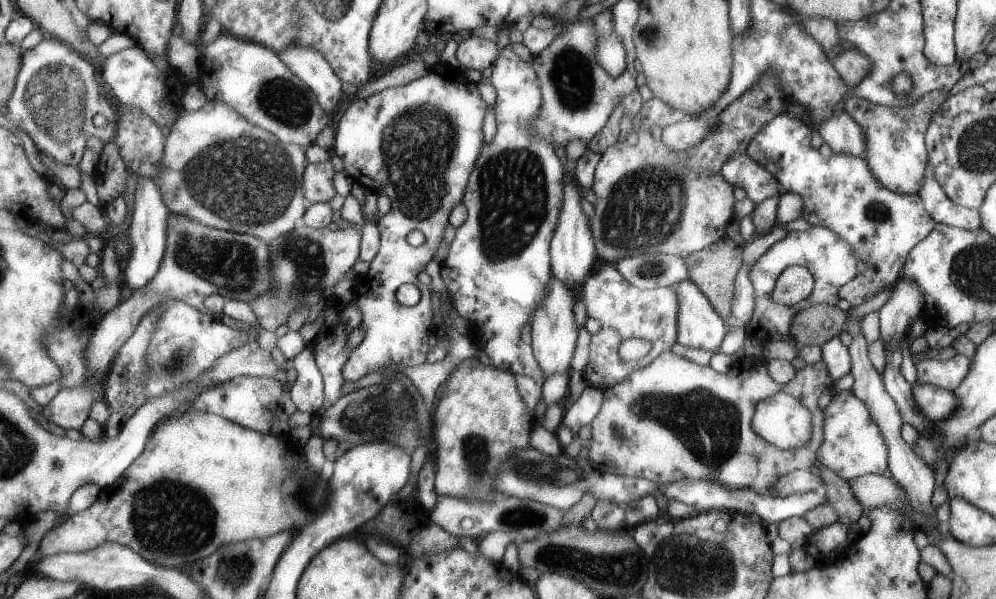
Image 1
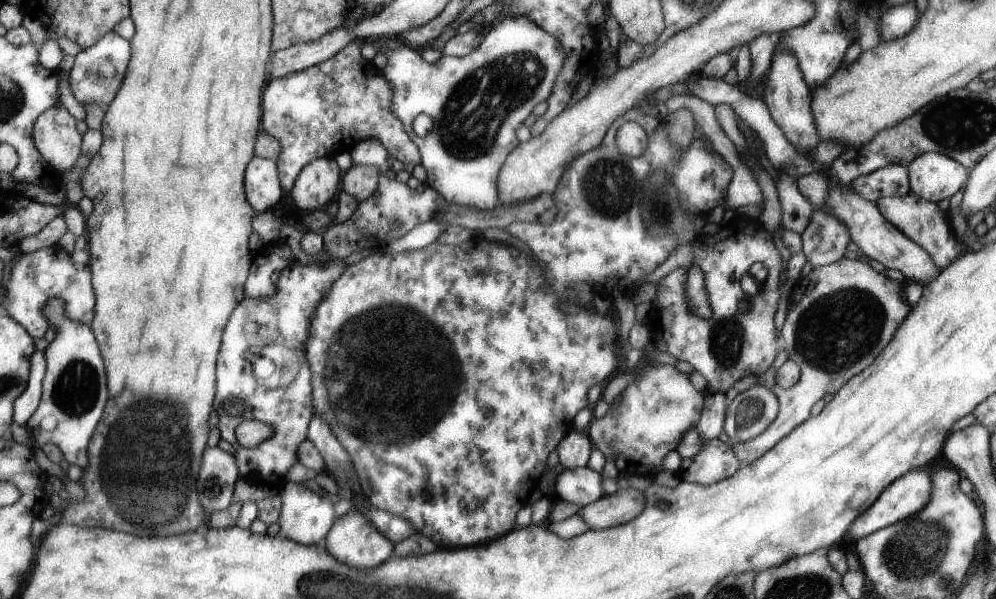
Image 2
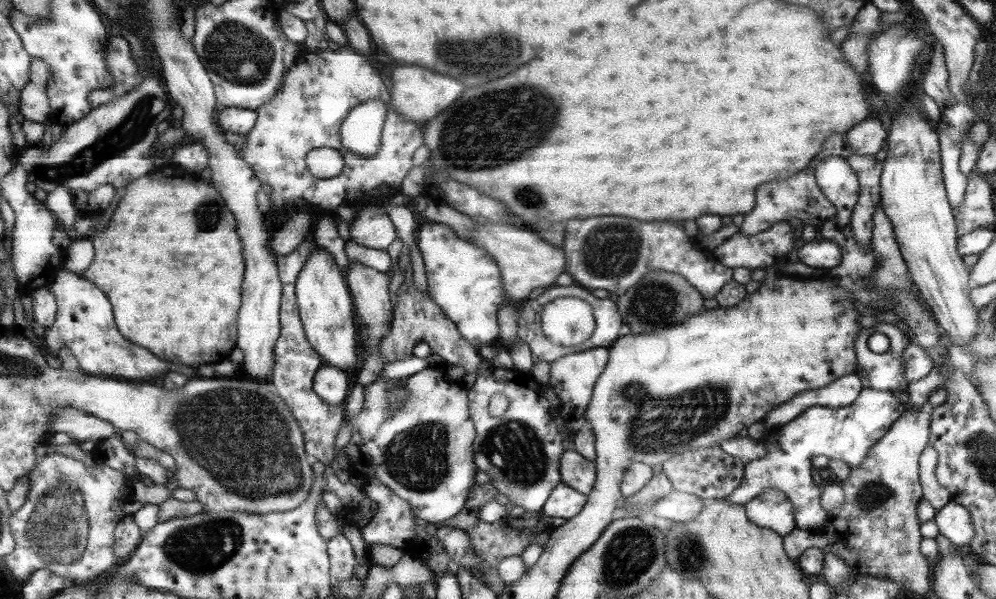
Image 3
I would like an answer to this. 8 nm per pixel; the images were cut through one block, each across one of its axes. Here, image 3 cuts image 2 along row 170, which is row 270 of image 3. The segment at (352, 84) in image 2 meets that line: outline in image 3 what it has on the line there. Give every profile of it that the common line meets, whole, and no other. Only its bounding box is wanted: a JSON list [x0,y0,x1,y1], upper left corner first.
[270,238,346,466]

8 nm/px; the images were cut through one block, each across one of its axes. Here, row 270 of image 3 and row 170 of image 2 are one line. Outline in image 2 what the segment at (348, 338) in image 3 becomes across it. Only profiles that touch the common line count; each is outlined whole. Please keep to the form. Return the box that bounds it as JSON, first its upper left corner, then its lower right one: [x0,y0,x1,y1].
[290,157,342,211]

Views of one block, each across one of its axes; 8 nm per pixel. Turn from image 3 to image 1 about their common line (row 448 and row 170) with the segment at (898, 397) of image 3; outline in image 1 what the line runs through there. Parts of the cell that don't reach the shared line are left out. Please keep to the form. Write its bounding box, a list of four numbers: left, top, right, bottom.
[747,111,936,307]

